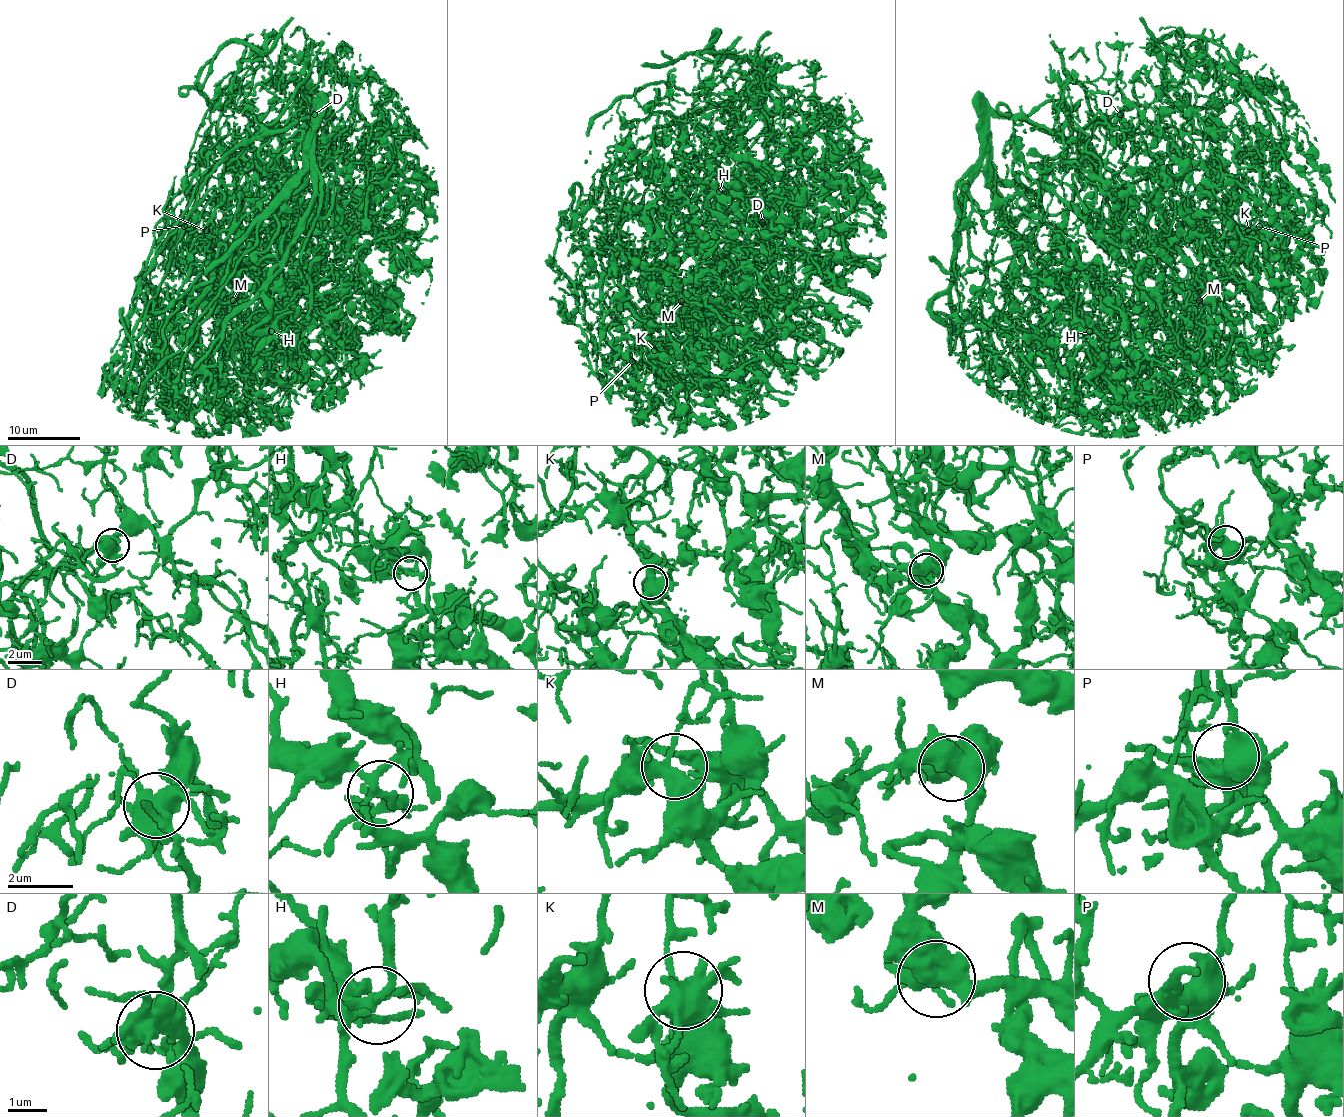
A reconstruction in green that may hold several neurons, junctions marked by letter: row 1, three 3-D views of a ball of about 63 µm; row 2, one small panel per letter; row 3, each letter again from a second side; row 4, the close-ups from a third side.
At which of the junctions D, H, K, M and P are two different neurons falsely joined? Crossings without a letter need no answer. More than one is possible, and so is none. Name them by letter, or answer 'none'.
none

